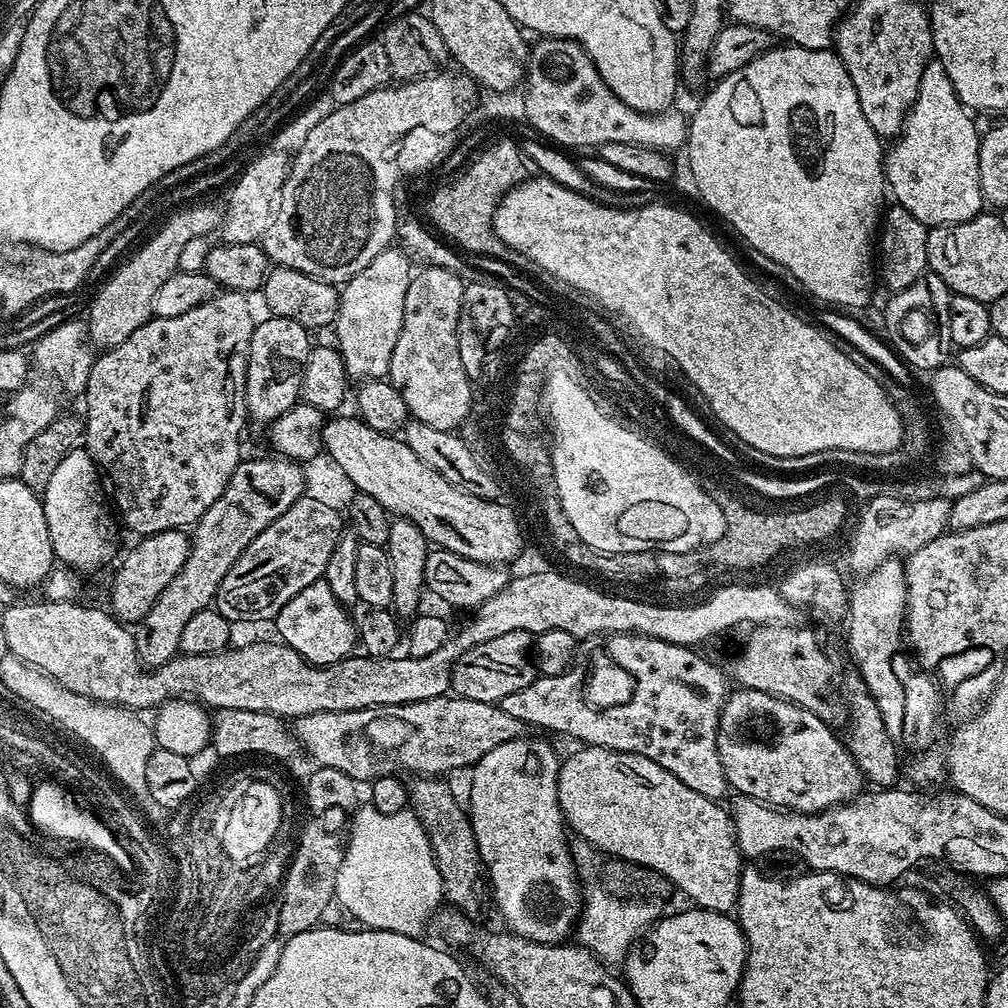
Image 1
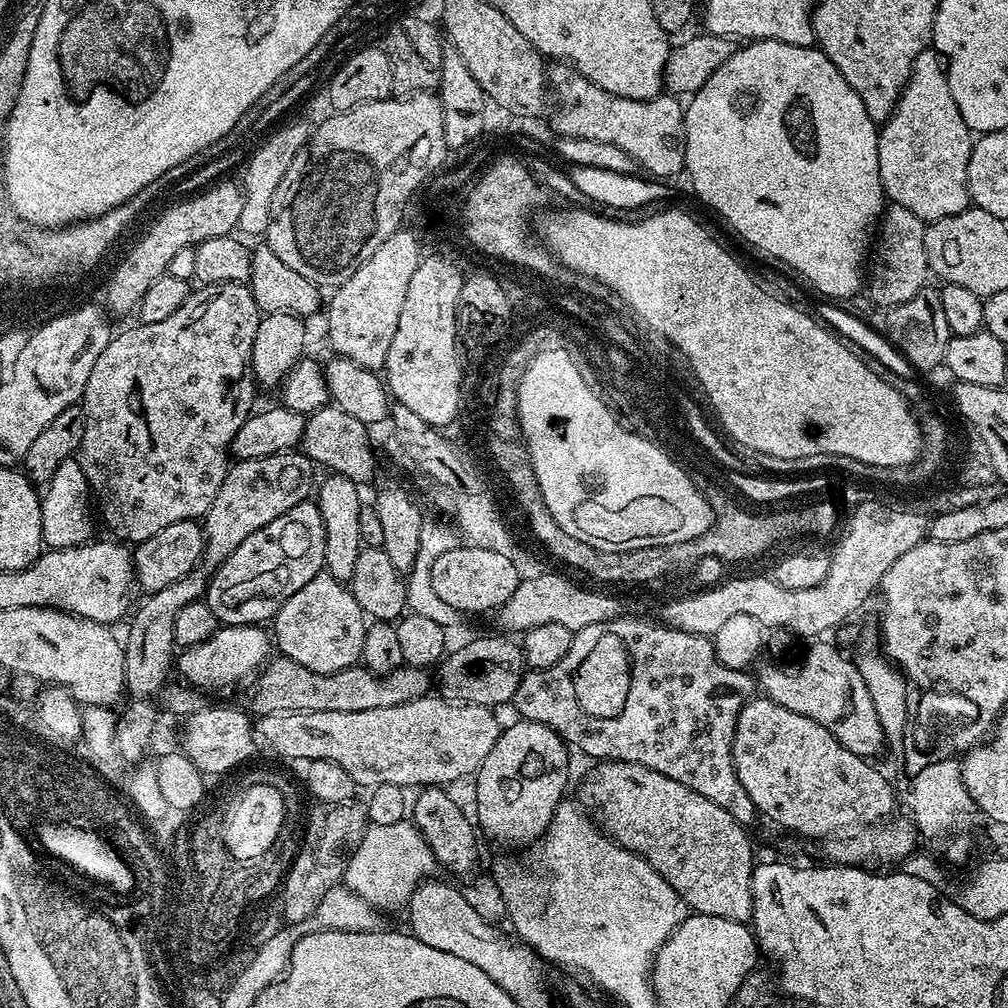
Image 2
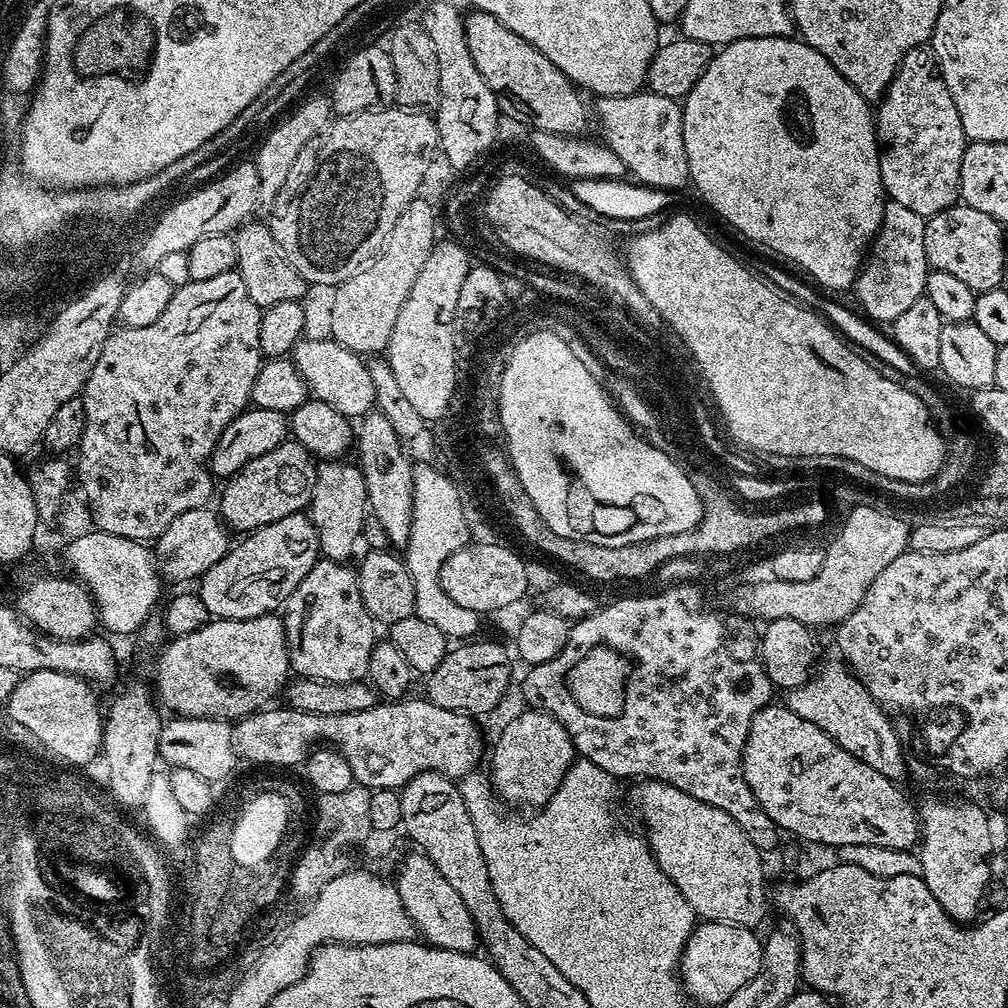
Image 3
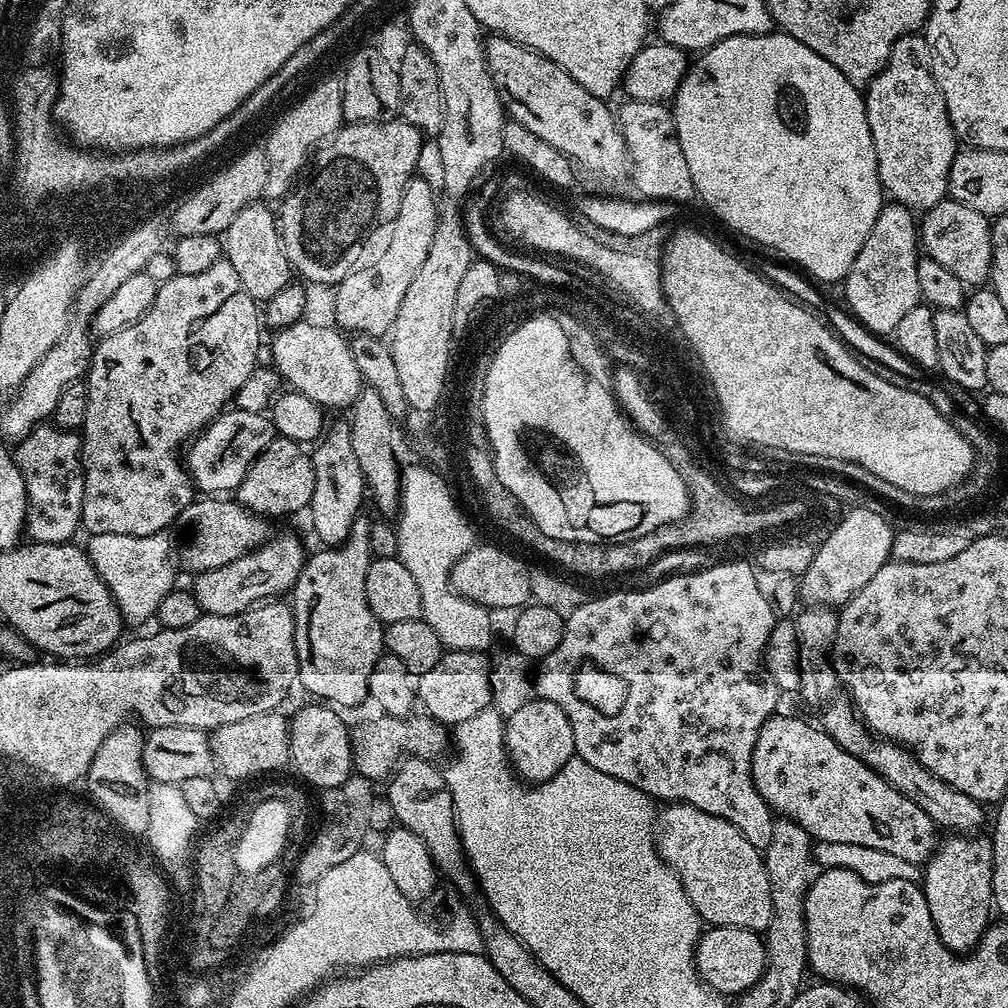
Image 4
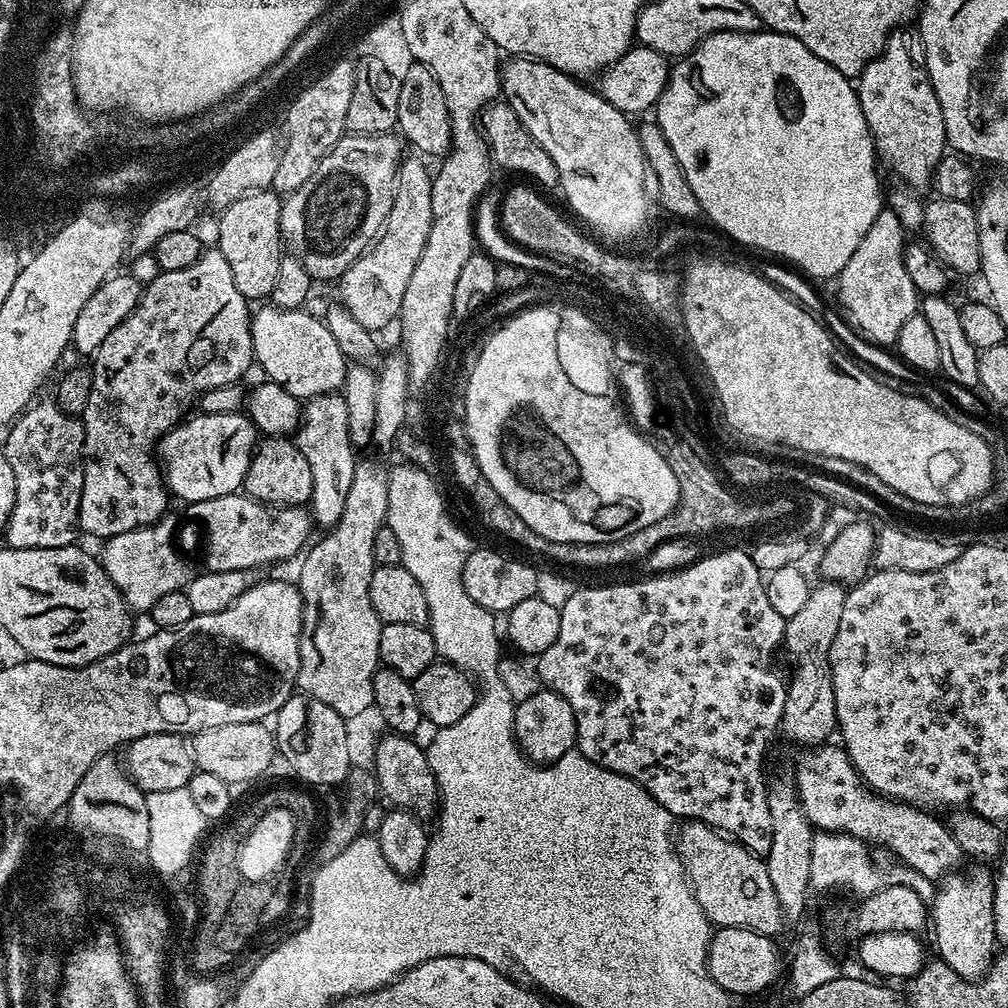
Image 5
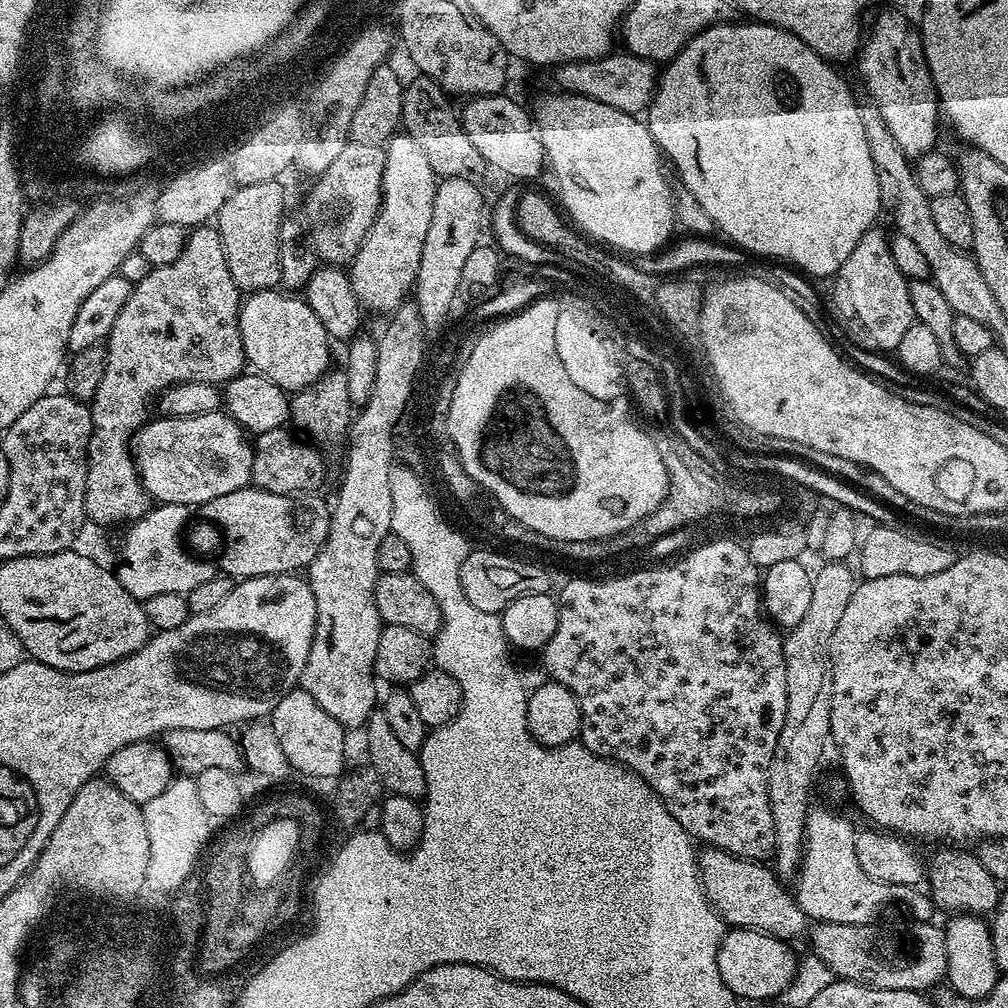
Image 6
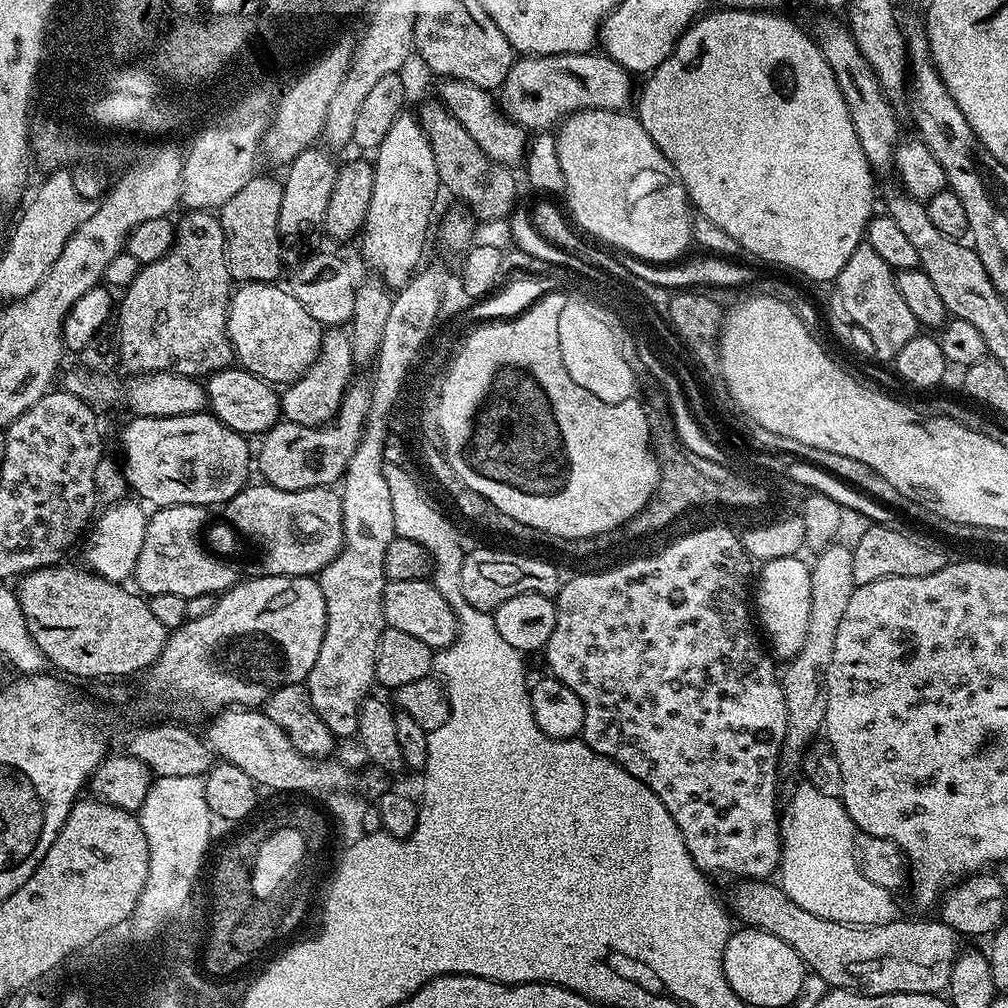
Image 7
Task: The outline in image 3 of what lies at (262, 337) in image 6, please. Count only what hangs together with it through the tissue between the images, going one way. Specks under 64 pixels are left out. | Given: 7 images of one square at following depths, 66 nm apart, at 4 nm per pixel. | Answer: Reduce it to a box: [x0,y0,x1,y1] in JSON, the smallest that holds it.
[290,338,376,418]

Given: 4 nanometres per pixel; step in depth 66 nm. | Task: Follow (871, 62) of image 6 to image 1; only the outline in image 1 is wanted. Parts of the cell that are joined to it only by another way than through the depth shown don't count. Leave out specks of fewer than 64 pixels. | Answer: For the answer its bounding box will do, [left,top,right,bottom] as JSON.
[884,59,986,228]

